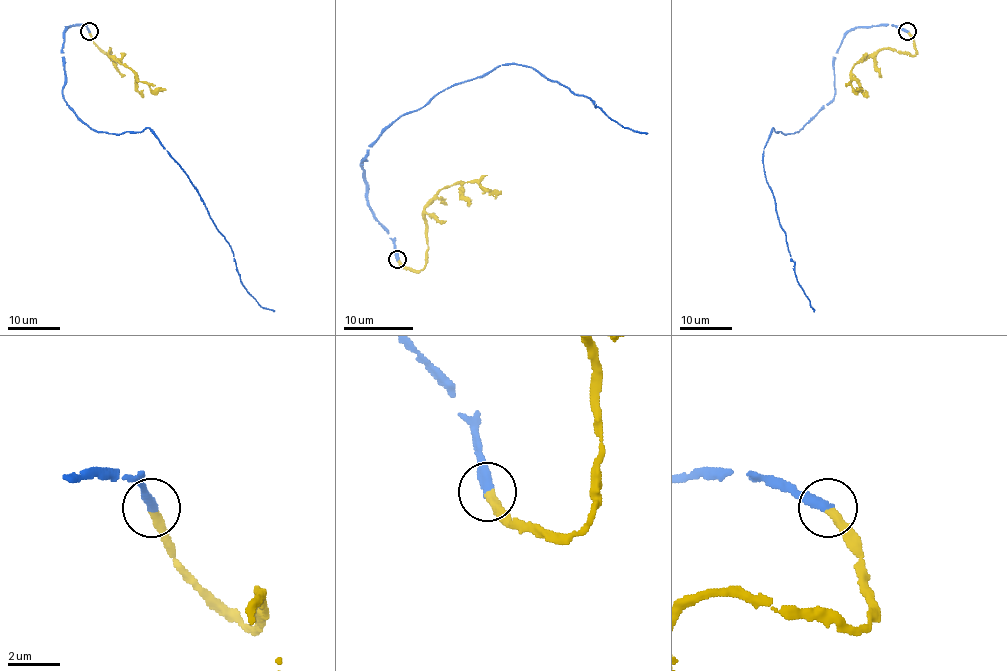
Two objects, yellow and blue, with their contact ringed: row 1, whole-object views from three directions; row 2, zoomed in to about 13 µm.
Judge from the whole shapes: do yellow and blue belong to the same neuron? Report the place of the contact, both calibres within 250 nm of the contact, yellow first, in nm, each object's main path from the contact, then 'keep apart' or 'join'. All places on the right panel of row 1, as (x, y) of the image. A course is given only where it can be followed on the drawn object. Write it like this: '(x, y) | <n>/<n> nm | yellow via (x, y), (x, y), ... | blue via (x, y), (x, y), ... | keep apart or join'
(907, 31) | 360/400 nm | yellow via (907, 31), (915, 53), (913, 56), (880, 49), (874, 56), (861, 58), (851, 71), (851, 85), (860, 89) | blue via (907, 31), (848, 32), (835, 53), (835, 96), (800, 131), (773, 128), (764, 149), (794, 272), (814, 312) | join

